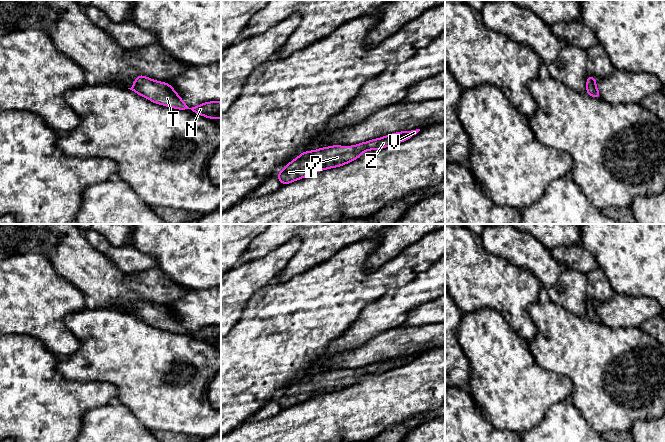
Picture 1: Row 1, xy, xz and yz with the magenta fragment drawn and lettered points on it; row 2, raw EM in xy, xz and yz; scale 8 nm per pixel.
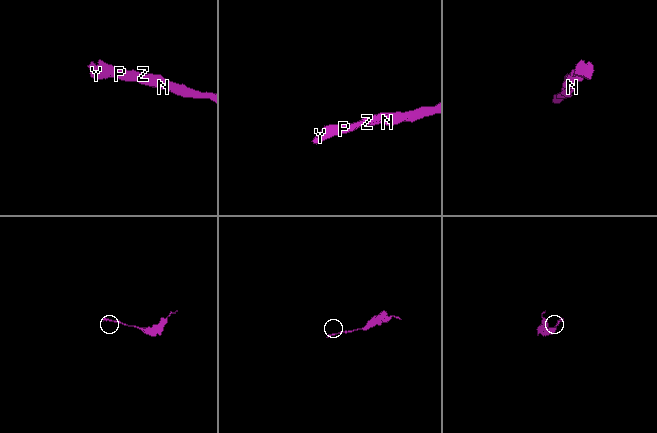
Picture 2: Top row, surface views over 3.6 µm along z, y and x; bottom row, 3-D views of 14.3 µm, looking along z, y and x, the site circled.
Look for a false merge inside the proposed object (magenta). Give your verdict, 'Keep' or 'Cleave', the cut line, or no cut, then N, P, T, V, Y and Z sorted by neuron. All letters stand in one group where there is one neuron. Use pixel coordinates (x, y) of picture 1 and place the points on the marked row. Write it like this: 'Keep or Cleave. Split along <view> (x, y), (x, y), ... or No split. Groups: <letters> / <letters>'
Keep. No split. Groups: N P T V Y Z

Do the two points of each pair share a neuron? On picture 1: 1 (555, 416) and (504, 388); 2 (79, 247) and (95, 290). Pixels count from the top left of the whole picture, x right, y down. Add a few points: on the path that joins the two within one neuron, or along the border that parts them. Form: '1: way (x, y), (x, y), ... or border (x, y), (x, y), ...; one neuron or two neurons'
1: border (567, 399), (555, 402), (543, 418), (531, 429); two neurons
2: way (79, 258), (79, 261), (95, 279); one neuron

